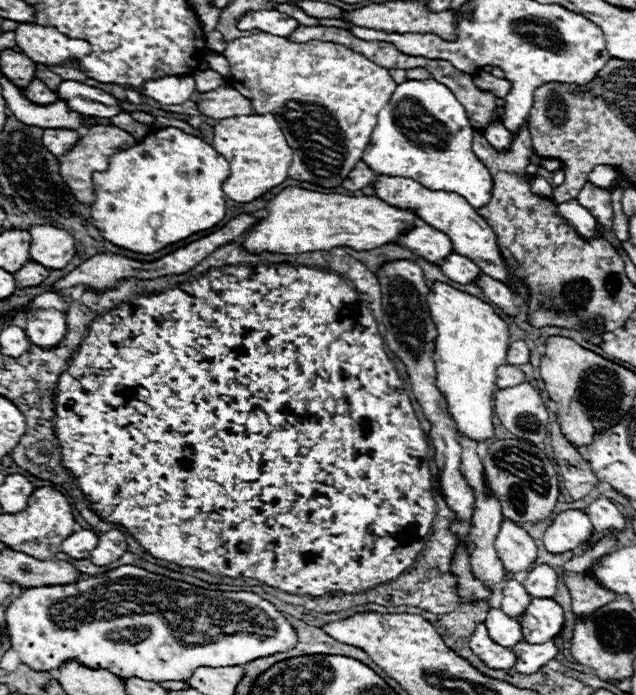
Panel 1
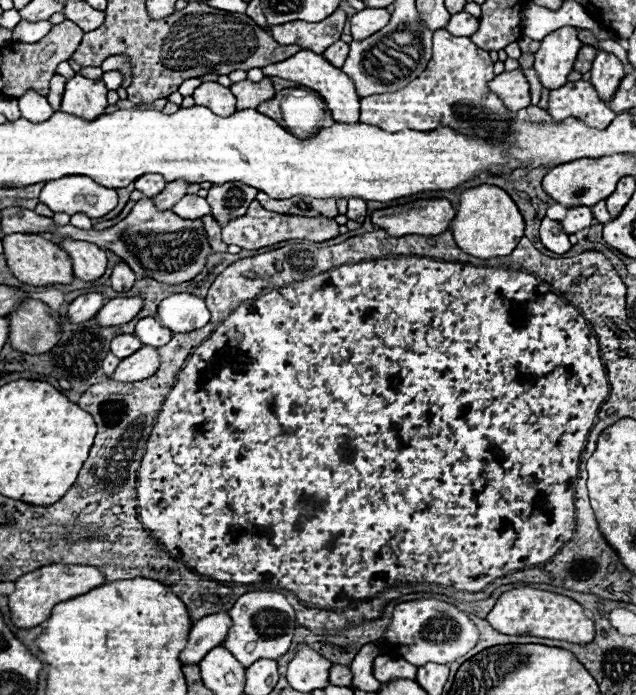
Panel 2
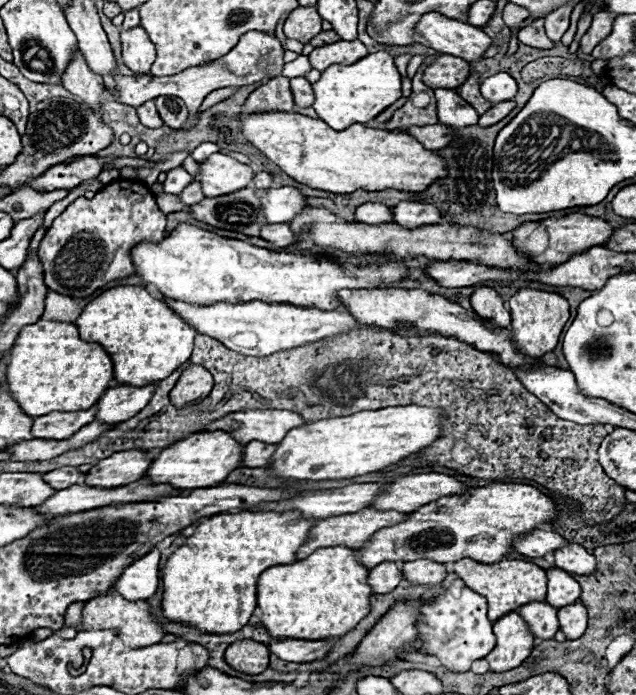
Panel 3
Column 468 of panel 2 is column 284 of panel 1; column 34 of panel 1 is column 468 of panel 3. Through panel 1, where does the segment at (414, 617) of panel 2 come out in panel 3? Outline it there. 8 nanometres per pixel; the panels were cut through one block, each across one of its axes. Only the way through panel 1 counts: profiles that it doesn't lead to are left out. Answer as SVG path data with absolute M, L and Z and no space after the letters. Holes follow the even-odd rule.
M446 588L432 596L426 604L420 606L420 618L416 620L418 640L414 648L420 654L436 656L442 668L452 672L470 670L470 666L490 654L496 646L496 638L492 634L492 622L486 616L486 598L476 594L474 590L462 588L458 596L450 594Z

